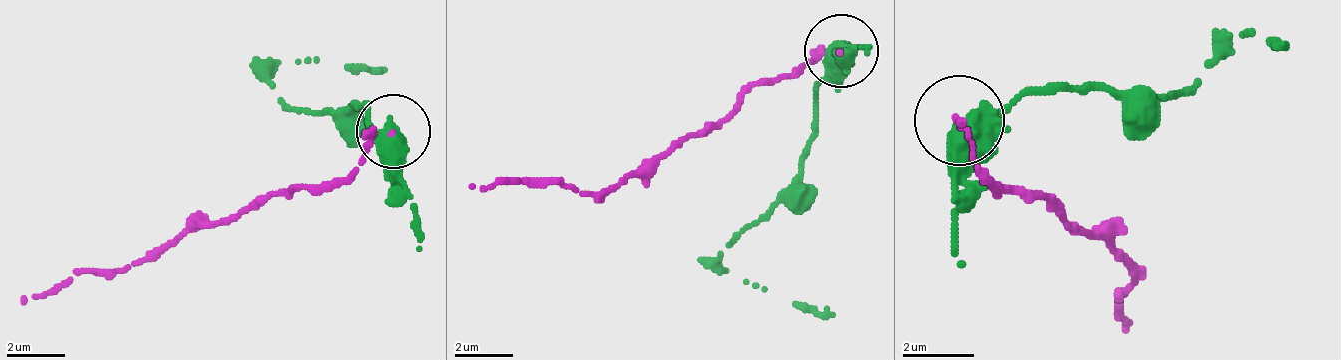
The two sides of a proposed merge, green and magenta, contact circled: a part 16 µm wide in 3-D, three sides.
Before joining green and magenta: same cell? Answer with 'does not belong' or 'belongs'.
does not belong

